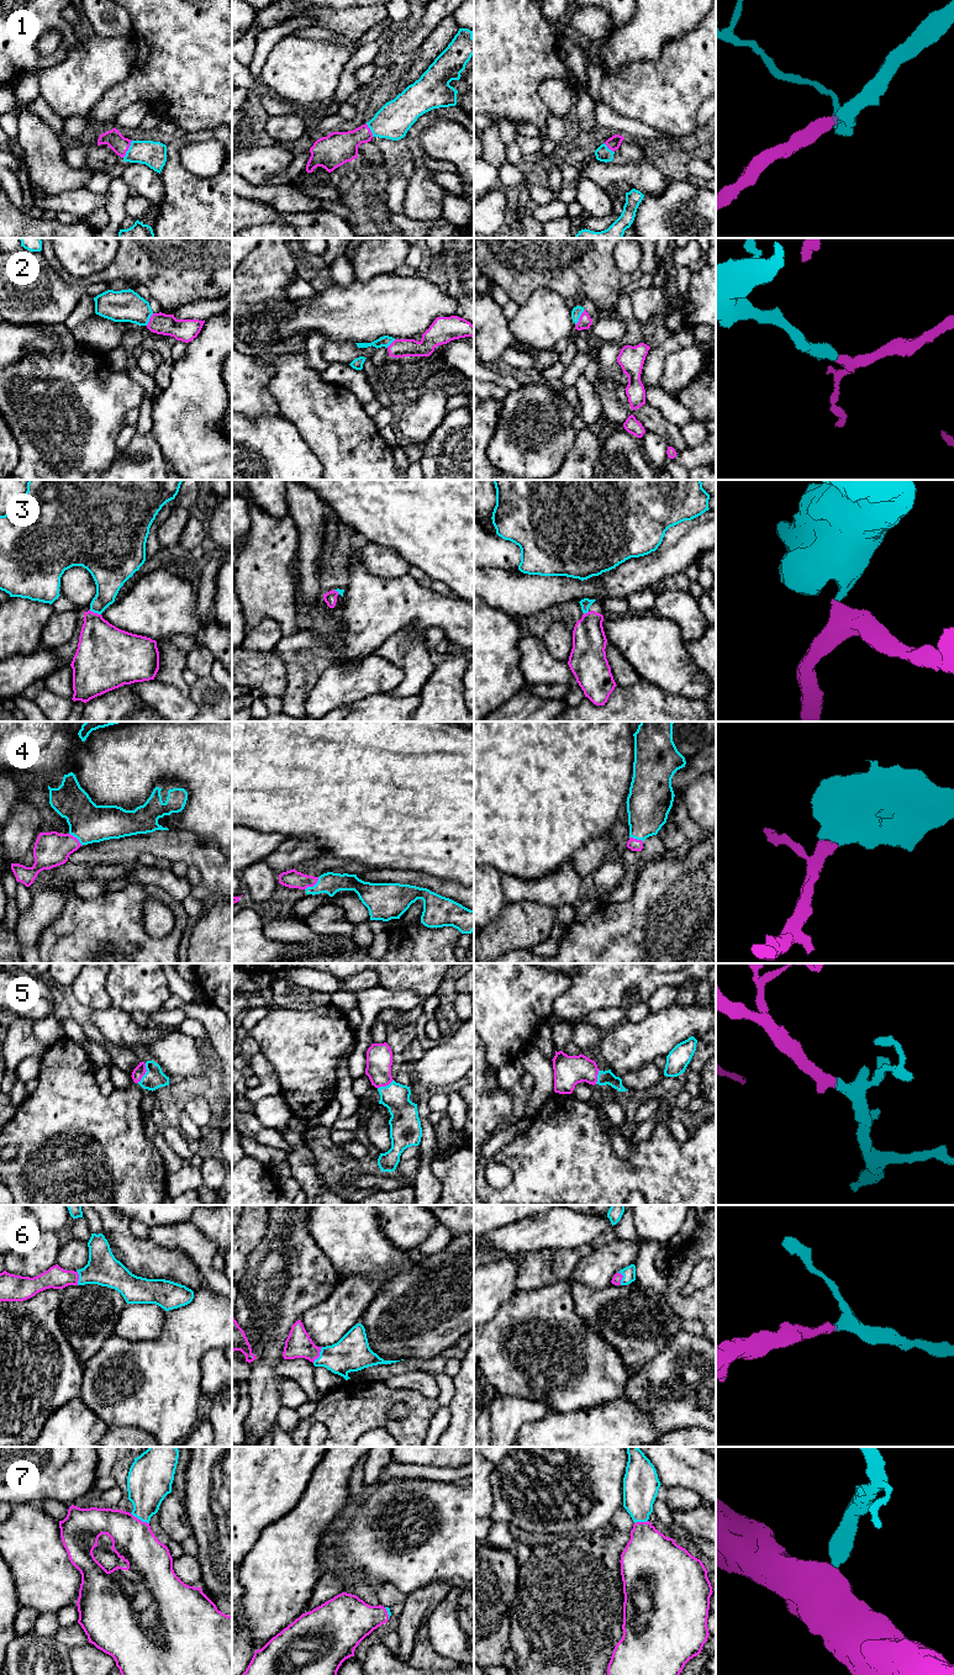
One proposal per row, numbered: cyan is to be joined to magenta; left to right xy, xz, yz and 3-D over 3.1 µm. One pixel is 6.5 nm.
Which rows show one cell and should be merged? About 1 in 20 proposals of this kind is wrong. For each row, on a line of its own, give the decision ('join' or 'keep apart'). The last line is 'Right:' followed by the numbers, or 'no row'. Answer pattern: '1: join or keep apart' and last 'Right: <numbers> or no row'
1: join
2: join
3: join
4: join
5: join
6: join
7: join
Right: 1, 2, 3, 4, 5, 6, 7

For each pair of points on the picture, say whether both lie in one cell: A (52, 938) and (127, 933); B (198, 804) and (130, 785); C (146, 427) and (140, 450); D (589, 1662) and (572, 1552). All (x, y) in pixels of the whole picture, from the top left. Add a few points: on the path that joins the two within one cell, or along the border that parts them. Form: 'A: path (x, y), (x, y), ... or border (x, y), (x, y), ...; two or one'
A: path (70, 938), (104, 938), (109, 933); one
B: path (195, 783), (182, 770), (151, 770); one
C: border (149, 431), (137, 434); two
D: path (572, 1634), (572, 1579); one

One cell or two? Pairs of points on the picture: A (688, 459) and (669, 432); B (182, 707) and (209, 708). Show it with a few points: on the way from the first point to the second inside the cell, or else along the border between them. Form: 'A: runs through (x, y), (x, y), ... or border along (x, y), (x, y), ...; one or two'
A: border along (688, 447), (678, 454); two
B: border along (188, 697), (198, 708); two

